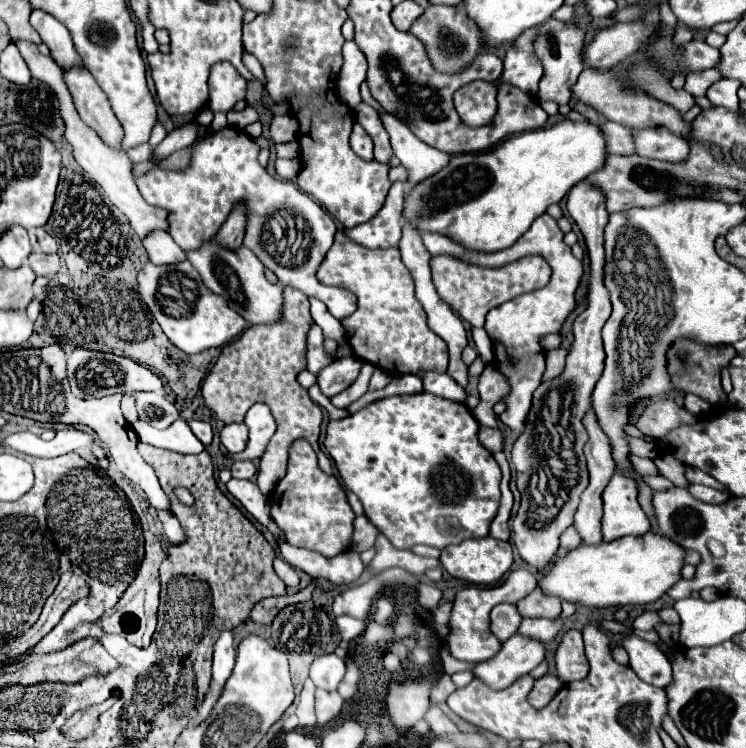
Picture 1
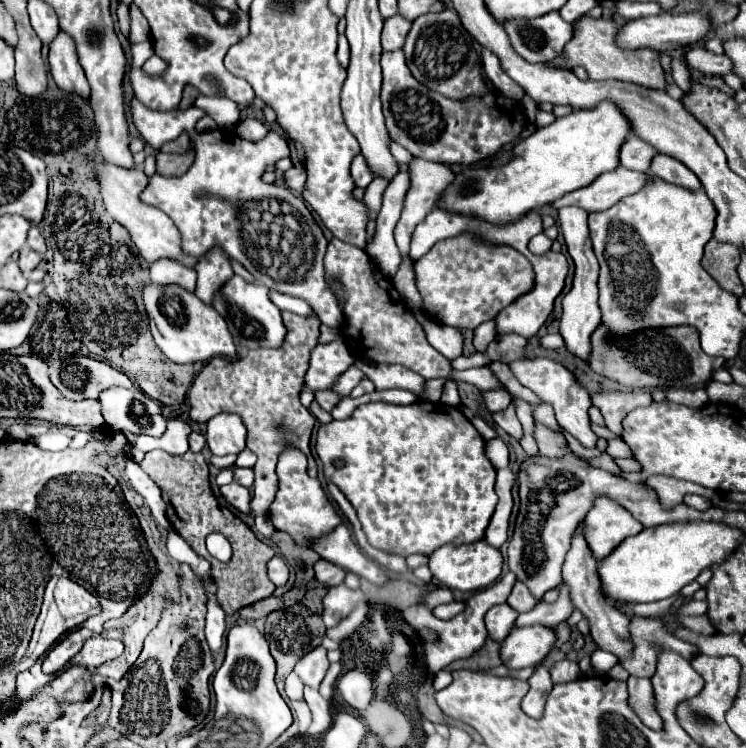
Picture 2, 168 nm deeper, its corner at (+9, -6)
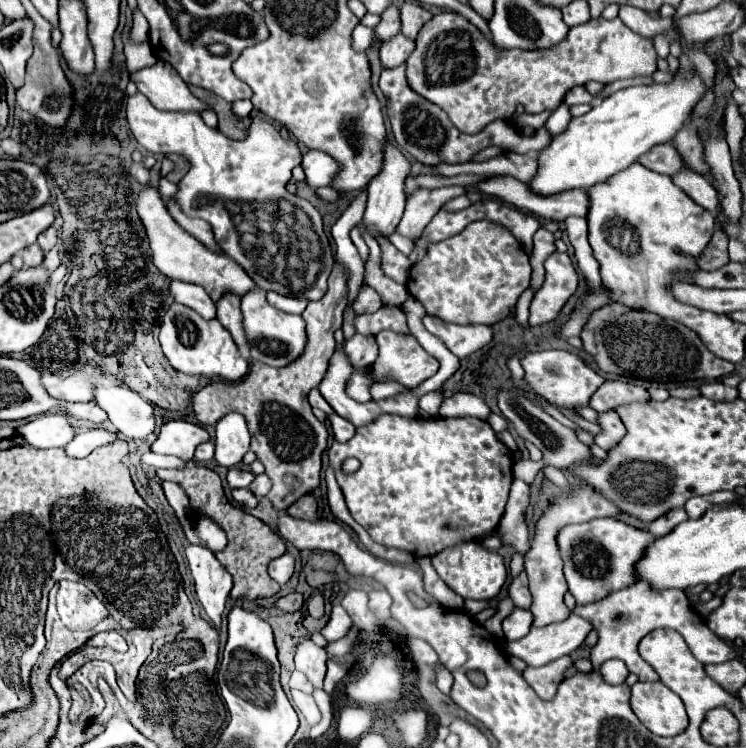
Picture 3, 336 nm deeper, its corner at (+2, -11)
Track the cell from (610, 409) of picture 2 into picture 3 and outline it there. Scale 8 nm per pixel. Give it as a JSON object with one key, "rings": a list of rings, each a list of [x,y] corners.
{"rings":[[[615,378],[613,380],[604,380],[602,386],[592,394],[590,406],[596,412],[608,412],[616,410],[622,404],[632,404],[632,402],[646,402],[650,396],[646,388],[636,386],[629,380]]]}

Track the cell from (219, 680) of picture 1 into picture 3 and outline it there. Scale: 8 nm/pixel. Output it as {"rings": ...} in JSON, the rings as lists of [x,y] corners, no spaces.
{"rings":[[[186,546],[186,556],[192,570],[192,578],[196,582],[198,600],[216,624],[216,628],[220,628],[220,616],[232,590],[232,576],[204,546]]]}

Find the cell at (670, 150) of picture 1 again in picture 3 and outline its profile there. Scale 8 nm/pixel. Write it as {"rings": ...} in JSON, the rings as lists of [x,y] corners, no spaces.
{"rings":[[[684,168],[676,176],[672,176],[674,184],[678,184],[698,206],[702,206],[708,212],[718,212],[720,210],[720,196],[716,188],[710,184],[710,180],[702,174],[696,174],[694,170]]]}

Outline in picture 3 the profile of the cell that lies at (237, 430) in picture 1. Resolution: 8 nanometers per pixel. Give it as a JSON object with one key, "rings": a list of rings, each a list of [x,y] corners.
{"rings":[[[228,414],[216,424],[216,462],[236,466],[250,450],[250,432],[242,414]]]}

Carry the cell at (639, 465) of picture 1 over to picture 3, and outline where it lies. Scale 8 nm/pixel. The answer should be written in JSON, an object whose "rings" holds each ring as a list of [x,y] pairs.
{"rings":[[[614,410],[606,412],[606,414],[600,414],[598,424],[600,424],[602,430],[600,430],[600,434],[596,434],[594,442],[604,450],[612,448],[612,444],[616,444],[624,436],[624,424],[620,422],[620,418]]]}

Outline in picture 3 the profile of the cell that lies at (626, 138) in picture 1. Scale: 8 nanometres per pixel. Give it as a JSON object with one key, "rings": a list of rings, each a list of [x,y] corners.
{"rings":[[[662,144],[662,146],[654,146],[650,152],[646,152],[644,156],[638,158],[640,164],[644,164],[646,168],[660,172],[660,174],[668,174],[674,176],[678,174],[686,164],[680,156],[680,152],[674,148],[674,144]]]}

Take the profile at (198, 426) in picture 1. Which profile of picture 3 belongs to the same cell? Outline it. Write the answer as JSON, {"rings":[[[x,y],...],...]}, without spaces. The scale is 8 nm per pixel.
{"rings":[[[204,442],[196,448],[196,454],[194,454],[196,462],[208,462],[212,458],[214,458],[214,444],[212,442]]]}

